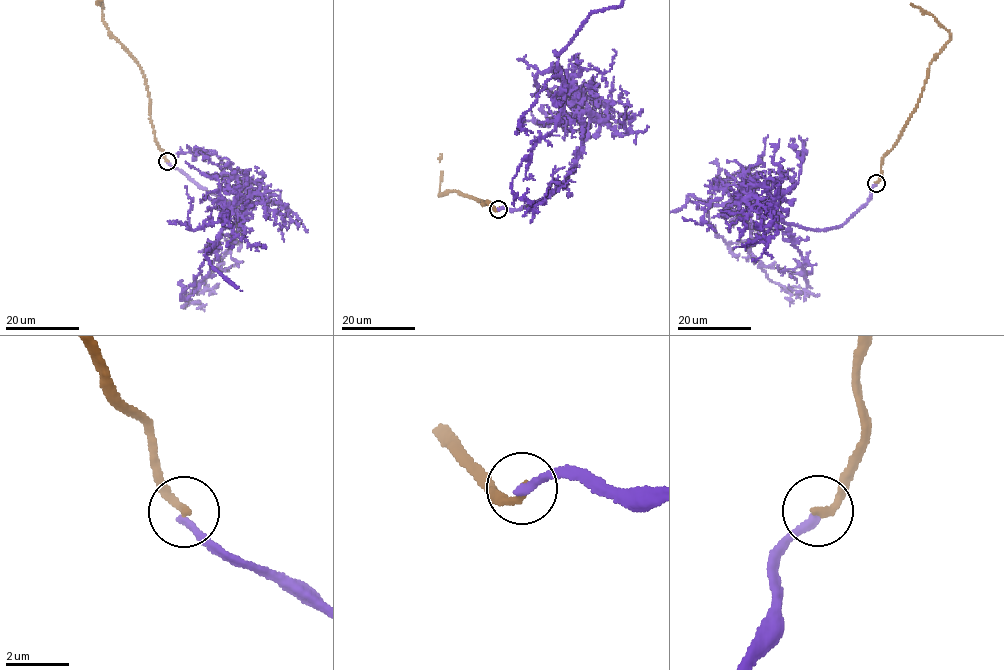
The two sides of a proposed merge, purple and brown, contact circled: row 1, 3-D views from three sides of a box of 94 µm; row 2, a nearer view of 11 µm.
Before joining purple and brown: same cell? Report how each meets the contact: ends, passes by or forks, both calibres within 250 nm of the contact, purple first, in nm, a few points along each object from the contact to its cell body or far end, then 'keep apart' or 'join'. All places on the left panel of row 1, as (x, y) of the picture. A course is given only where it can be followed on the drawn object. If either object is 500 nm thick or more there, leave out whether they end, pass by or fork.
purple ends there; brown ends there; 240 nm thick on the purple side, 260 nm on the other; brown runs (167, 162), (155, 137), (150, 95), (141, 67), (113, 37); keep apart

